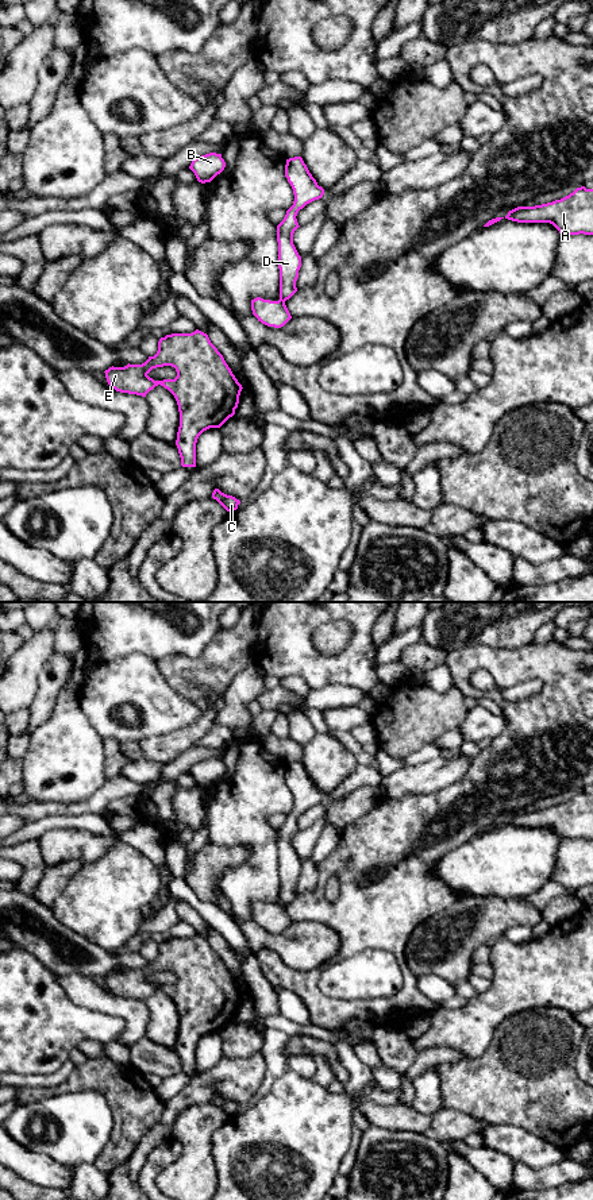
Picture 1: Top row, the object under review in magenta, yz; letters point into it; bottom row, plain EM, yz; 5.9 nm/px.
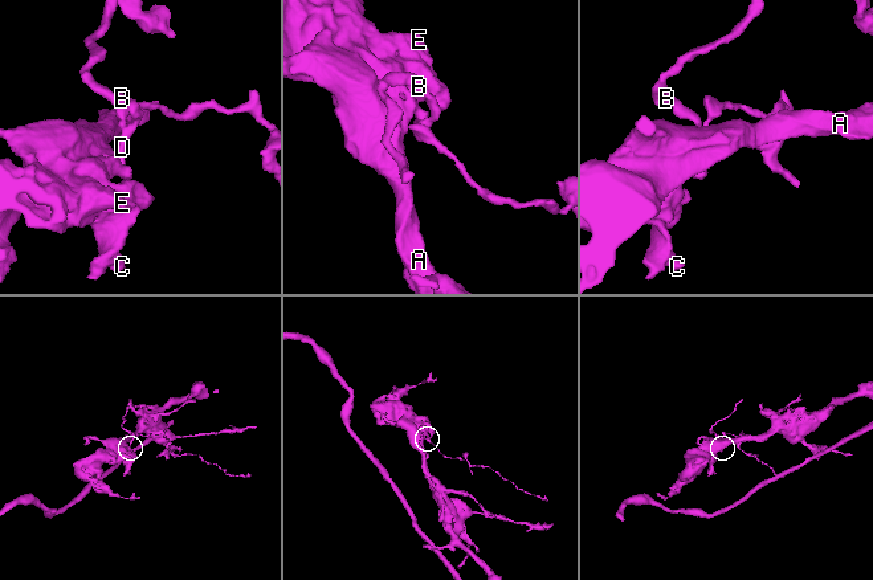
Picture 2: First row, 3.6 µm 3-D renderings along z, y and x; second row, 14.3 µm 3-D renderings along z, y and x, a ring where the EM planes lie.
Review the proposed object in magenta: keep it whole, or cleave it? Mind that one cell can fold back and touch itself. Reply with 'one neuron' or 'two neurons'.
two neurons

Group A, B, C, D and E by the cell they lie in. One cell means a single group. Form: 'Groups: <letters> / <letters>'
Groups: A C E / B D

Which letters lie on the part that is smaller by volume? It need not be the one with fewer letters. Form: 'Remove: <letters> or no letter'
Remove: B, D

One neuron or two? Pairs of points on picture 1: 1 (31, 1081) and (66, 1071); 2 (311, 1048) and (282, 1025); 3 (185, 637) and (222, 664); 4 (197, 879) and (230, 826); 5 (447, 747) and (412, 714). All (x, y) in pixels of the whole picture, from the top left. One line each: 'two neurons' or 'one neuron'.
1: one neuron
2: two neurons
3: two neurons
4: two neurons
5: two neurons

